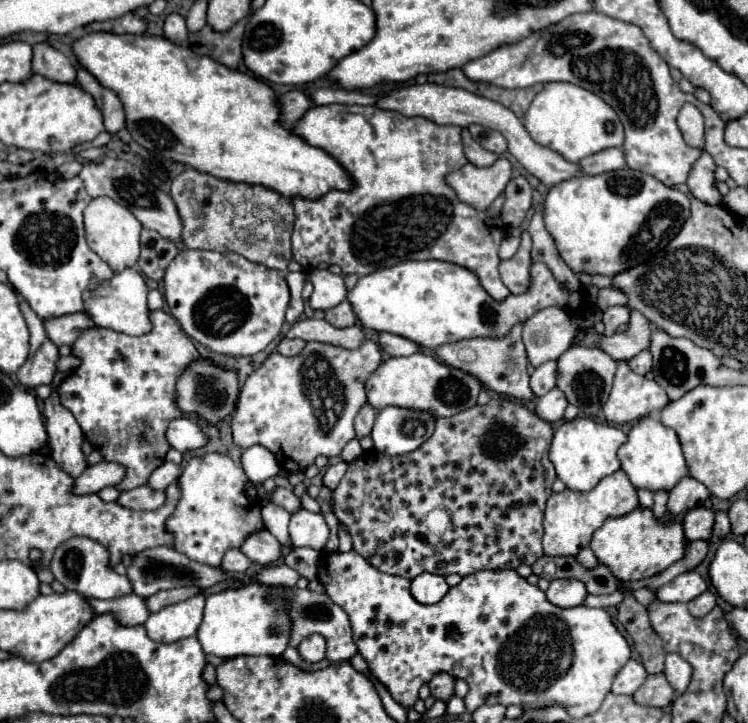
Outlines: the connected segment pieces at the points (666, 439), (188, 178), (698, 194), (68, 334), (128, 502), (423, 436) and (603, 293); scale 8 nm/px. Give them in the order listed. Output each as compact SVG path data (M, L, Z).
M650 416L638 420L630 428L628 440L618 450L618 458L620 458L622 470L628 474L632 484L636 488L646 488L652 492L670 490L680 482L680 478L684 478L688 474L688 466L684 462L676 432L672 428L666 428L662 422L658 422Z
M186 168L172 180L172 200L184 220L184 244L194 250L214 250L220 254L236 252L272 270L288 270L292 262L292 198L264 186L218 180L210 174Z
M702 152L702 156L696 160L696 164L690 170L688 176L688 188L694 198L706 202L706 204L720 204L722 196L716 188L716 178L714 178L716 164L708 152Z
M76 312L76 314L66 314L60 318L52 318L44 322L44 328L54 344L74 344L82 330L94 328L96 324L92 322L90 314Z
M140 486L134 490L124 490L118 498L118 504L124 504L132 510L156 510L166 502L164 490L152 490L150 486Z
M386 406L378 410L370 436L374 448L382 454L408 454L432 436L434 422L436 418L430 412Z
M602 288L600 290L600 304L602 304L602 308L614 306L614 304L626 304L626 296L614 288Z

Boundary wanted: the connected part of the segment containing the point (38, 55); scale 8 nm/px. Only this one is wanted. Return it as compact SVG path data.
M38 42L32 46L32 70L54 82L76 82L76 70L62 52L52 48L48 42Z

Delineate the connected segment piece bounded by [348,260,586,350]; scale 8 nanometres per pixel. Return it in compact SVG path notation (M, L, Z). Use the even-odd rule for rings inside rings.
M408 260L408 262L400 262L396 266L390 268L382 268L376 270L368 276L362 276L358 280L358 284L348 292L348 300L356 312L356 316L360 318L362 326L372 328L376 332L392 332L398 336L404 336L412 342L416 342L422 348L438 348L442 344L450 344L450 342L460 342L460 340L468 340L468 338L504 338L510 334L510 330L520 324L526 322L530 316L534 316L538 310L550 308L550 306L558 306L564 310L564 304L576 304L572 310L580 310L586 306L586 300L582 300L582 292L580 290L568 290L564 288L554 274L550 272L550 268L546 264L534 262L530 266L530 286L524 294L508 294L504 300L494 300L480 284L480 278L458 264L452 262L442 262L442 260Z

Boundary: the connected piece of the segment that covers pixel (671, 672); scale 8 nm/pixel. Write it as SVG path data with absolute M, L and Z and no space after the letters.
M666 654L664 674L666 674L668 682L672 684L672 688L678 694L682 694L688 688L688 682L690 682L690 676L692 676L692 668L680 654Z

